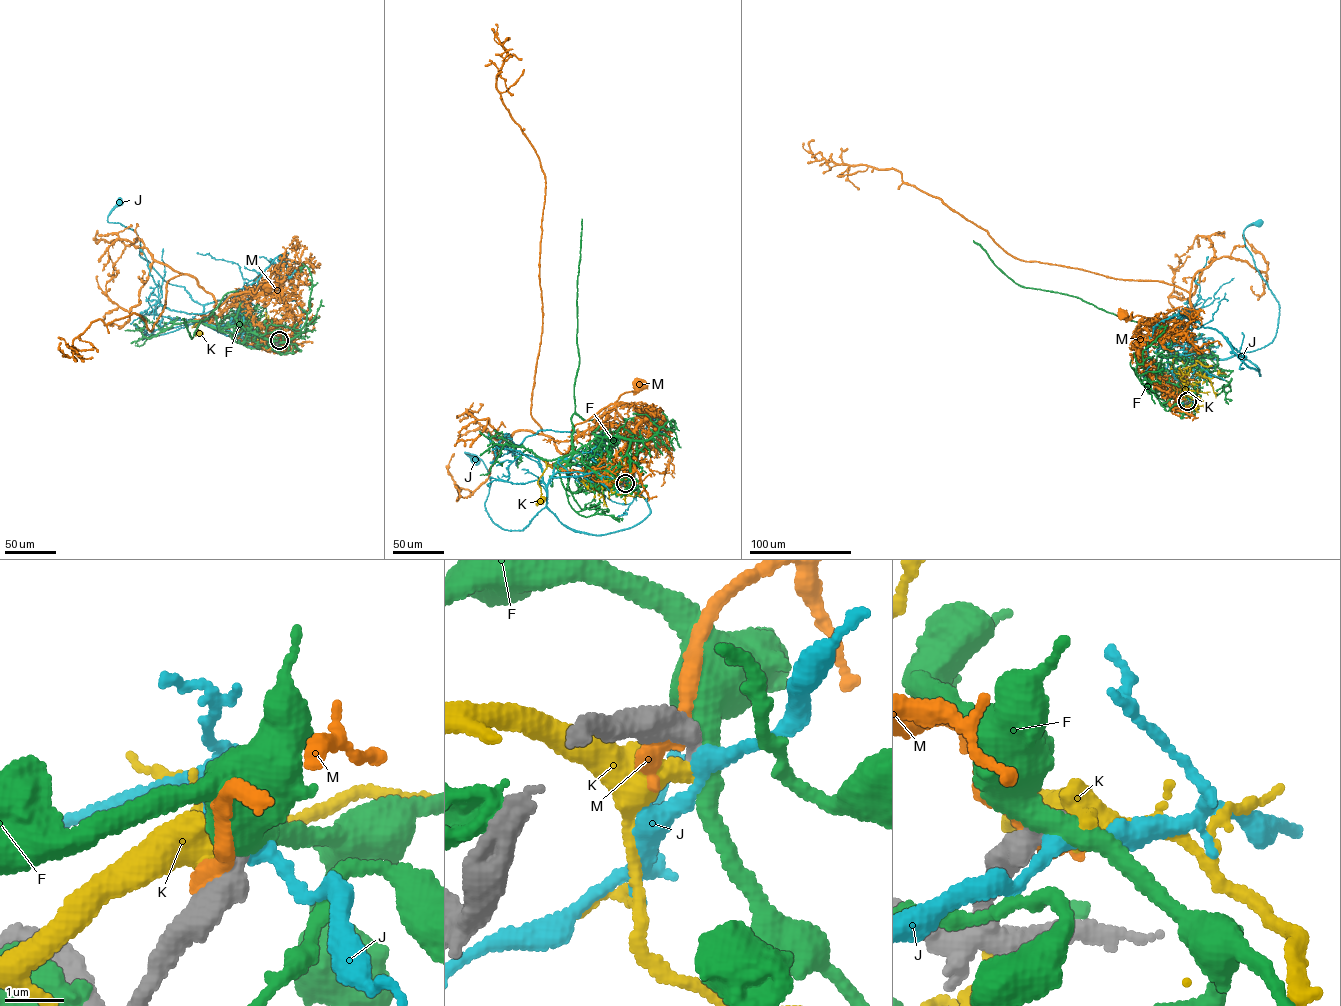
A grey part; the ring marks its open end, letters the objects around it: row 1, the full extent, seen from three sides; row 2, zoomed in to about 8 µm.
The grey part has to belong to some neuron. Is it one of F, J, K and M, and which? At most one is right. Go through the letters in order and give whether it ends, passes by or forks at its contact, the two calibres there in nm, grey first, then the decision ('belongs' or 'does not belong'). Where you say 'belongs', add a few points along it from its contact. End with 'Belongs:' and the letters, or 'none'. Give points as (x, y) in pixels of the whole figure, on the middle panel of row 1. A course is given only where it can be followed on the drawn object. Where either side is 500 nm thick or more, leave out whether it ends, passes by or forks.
F: it passes by; 400 nm thick on the grey side, 440 nm on the other; does not belong
J: it passes by; 440 nm thick on the grey side, 240 nm on the other; does not belong
K: 320 nm thick on the grey side, 550 nm on the other; does not belong
M: 550 nm thick on the grey side, 440 nm on the other; does not belong
Belongs: none

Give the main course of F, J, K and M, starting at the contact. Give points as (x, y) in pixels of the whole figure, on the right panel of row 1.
F: (1187, 401), (1186, 393), (1180, 390), (1169, 349), (1157, 330), (1079, 298), (1019, 286), (973, 240)
J: (1187, 401), (1194, 401), (1181, 387), (1202, 359), (1260, 349), (1275, 334), (1279, 305), (1243, 238), (1258, 223)
K: (1187, 401), (1179, 378), (1188, 367), (1181, 356), (1196, 351), (1192, 350), (1200, 352), (1212, 360), (1220, 373)
M: (1186, 401), (1167, 394), (1154, 383), (1139, 340), (1141, 316), (1123, 315)

